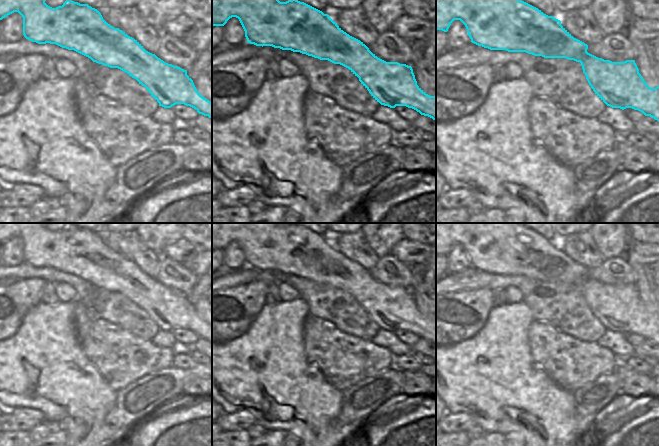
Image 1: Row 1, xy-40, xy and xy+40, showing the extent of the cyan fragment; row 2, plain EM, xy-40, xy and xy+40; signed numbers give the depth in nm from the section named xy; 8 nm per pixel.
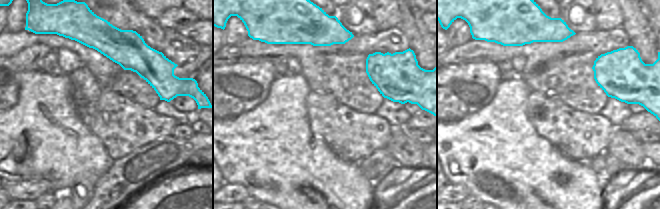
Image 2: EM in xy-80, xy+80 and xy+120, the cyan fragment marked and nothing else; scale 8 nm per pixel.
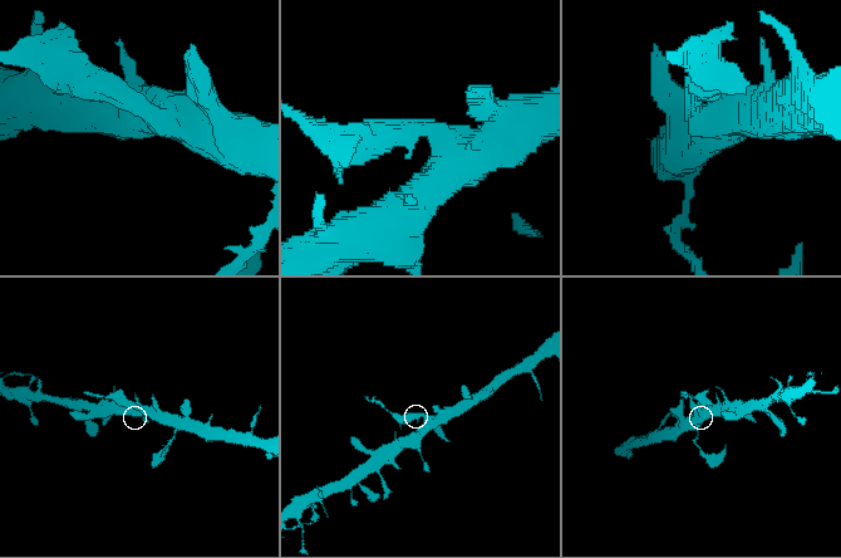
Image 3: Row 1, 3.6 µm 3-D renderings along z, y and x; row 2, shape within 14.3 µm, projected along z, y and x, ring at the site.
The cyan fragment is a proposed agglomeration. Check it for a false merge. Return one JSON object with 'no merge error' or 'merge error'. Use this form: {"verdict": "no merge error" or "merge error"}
{"verdict": "merge error"}

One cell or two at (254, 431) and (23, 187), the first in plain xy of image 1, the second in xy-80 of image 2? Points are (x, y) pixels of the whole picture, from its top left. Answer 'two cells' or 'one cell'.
two cells

